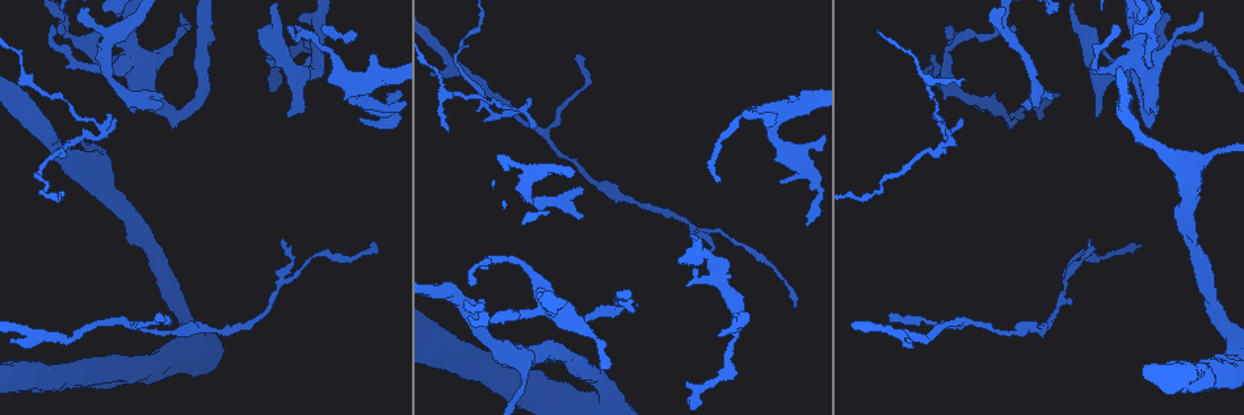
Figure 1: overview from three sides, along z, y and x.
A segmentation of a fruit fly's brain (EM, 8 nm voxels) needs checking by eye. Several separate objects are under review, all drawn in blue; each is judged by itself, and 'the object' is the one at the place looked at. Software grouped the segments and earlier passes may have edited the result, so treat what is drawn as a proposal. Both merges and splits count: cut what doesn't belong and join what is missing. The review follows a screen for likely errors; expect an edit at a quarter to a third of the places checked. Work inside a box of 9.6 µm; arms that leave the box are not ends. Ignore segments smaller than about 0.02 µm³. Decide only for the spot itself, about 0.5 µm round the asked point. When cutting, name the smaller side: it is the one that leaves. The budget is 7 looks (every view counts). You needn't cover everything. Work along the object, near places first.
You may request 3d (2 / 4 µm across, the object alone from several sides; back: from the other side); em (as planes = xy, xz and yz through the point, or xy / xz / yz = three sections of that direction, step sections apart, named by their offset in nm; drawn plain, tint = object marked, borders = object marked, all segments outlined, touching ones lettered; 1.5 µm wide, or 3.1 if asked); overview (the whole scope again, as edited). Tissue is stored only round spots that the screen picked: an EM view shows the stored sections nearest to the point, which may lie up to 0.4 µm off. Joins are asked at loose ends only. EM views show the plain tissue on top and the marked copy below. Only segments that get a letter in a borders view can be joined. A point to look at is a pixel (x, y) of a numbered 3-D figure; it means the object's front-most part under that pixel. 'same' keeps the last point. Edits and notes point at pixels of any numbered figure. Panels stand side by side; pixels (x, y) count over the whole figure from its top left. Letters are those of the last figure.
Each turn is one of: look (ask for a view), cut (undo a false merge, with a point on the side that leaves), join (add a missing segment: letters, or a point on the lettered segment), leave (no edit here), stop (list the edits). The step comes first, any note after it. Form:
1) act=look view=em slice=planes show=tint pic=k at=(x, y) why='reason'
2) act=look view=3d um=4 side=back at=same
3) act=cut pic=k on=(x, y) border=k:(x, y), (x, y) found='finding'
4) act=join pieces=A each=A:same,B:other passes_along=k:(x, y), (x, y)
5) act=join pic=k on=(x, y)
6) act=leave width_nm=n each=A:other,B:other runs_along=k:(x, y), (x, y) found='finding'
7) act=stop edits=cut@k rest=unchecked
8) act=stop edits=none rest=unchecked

act=look view=em slice=xy step=4 show=tint pic=1 at=(102, 151) why='calibre changes'

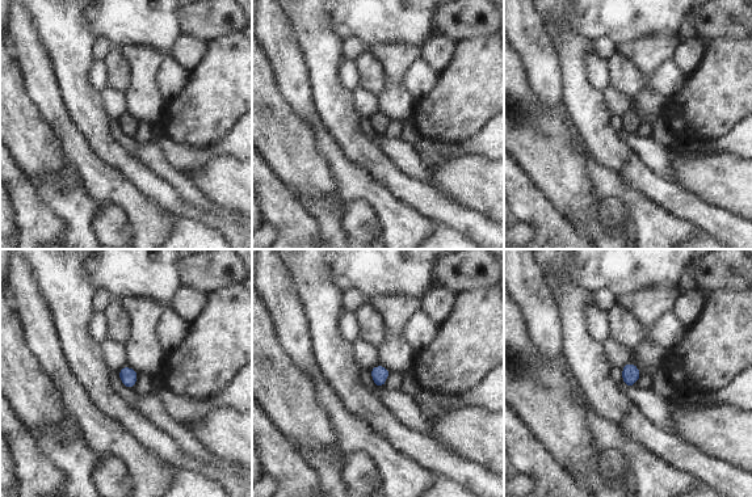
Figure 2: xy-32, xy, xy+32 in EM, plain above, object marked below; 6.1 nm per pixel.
act=look view=em slice=yz step=4 show=borders at=same why='cut it another way'

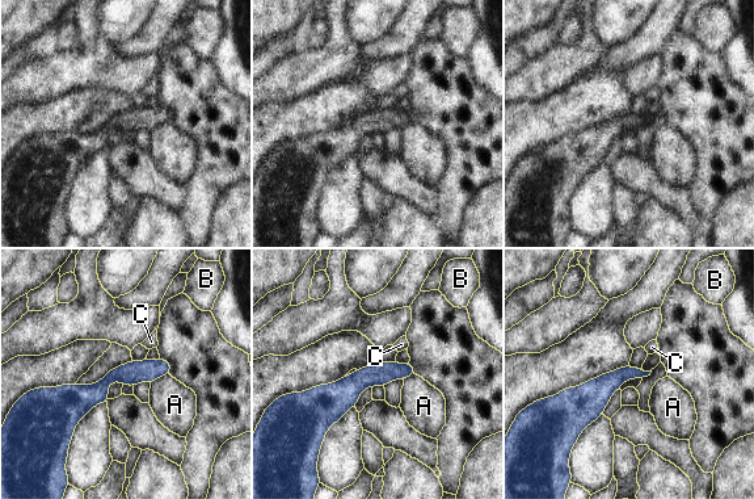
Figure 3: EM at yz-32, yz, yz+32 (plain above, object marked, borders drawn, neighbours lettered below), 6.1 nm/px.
act=leave each=A:other,B:other,C:other found='one neuron here'

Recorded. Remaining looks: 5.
act=look view=3d um=4 pic=1 at=(282, 241) why='tapers out'

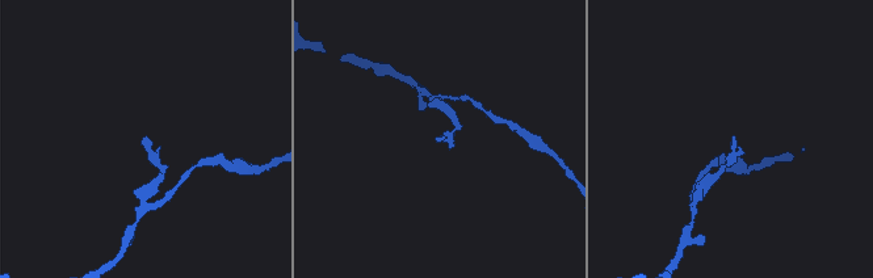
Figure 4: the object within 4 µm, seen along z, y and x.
act=look view=em slice=planes show=tint pic=4 at=(734, 135) why='now the EM'

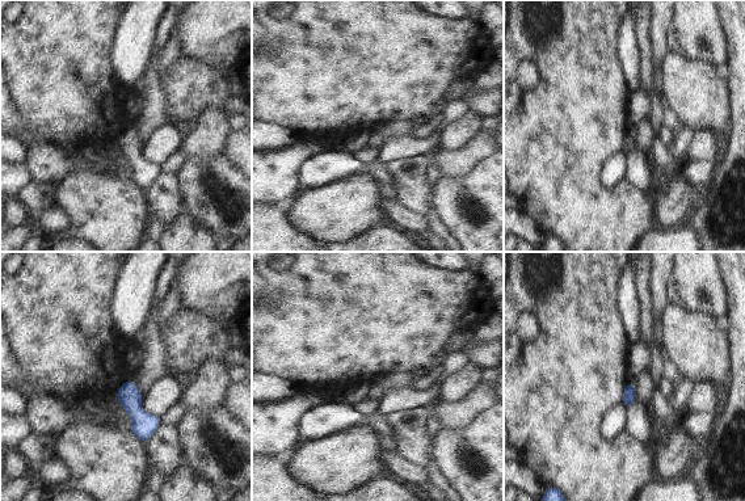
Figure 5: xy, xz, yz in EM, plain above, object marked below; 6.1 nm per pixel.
act=look view=em slice=planes show=borders at=same why='see the neighbours'

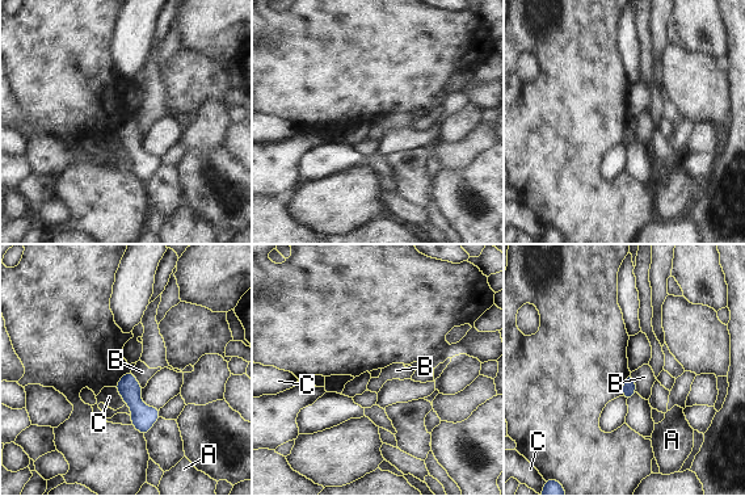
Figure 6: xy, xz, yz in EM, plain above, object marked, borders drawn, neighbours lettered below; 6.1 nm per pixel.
act=leave longest_contact=B:130nm each=A:other,B:other,C:other found='no lettered segment goes on from it'

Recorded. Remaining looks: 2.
act=look view=3d um=4 pic=1 at=(72, 143) why='sharp bend'

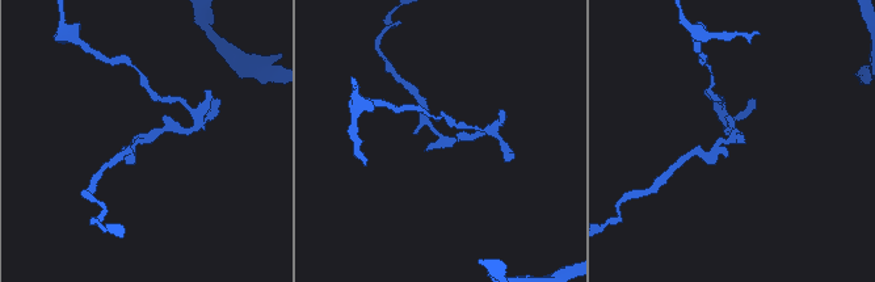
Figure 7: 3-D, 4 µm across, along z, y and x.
act=look view=em slice=yz step=4 show=borders pic=7 at=(436, 133) why='need the tissue'

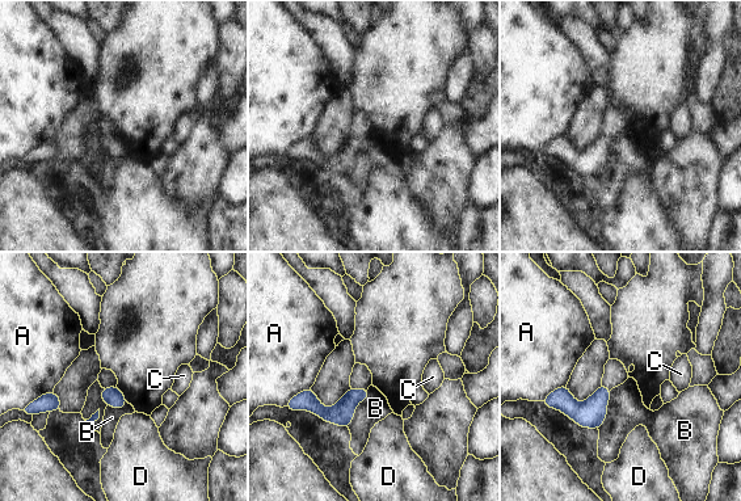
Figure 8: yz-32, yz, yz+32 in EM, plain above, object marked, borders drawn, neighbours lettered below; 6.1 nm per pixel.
act=leave each=A:other,B:other,C:other,D:other border=8:(369, 388), (348, 428) found='one neuron here'

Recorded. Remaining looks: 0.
act=stop edits=none rest=unchecked

